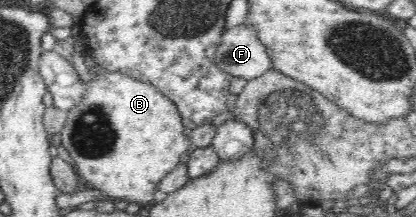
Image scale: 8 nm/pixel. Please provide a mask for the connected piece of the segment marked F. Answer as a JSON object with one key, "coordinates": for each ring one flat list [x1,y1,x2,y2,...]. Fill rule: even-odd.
{"coordinates":[[242,24,228,28,214,57,214,63,224,74,248,82,273,69,266,46,258,40,258,32,252,27]]}

